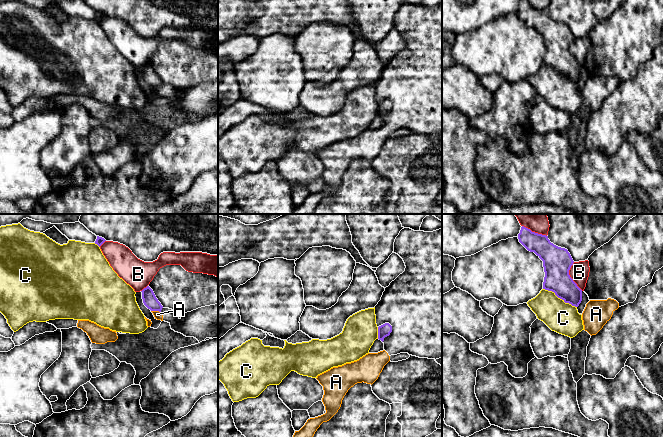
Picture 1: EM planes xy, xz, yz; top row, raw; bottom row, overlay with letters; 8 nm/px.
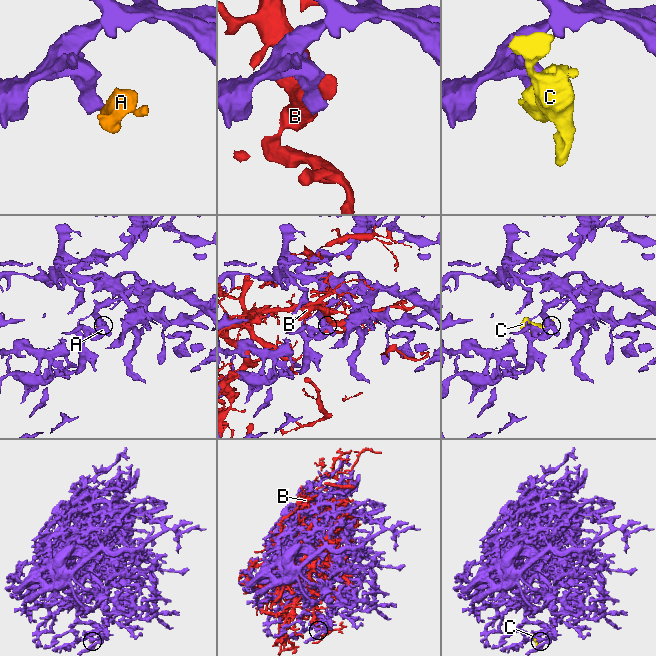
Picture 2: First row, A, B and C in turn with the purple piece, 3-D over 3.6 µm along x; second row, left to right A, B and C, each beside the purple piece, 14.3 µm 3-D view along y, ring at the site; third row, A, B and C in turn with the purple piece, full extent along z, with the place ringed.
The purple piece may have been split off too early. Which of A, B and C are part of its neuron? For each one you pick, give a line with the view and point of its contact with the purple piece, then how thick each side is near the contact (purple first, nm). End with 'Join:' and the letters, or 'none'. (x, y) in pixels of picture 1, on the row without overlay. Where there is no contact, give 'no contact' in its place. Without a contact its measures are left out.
Join: none

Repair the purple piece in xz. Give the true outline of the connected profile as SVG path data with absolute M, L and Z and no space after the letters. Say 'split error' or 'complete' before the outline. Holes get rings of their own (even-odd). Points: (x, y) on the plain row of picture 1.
complete; M385 99L378 103L378 115L382 118L384 117L384 114L389 112L392 108L392 102L389 99Z

